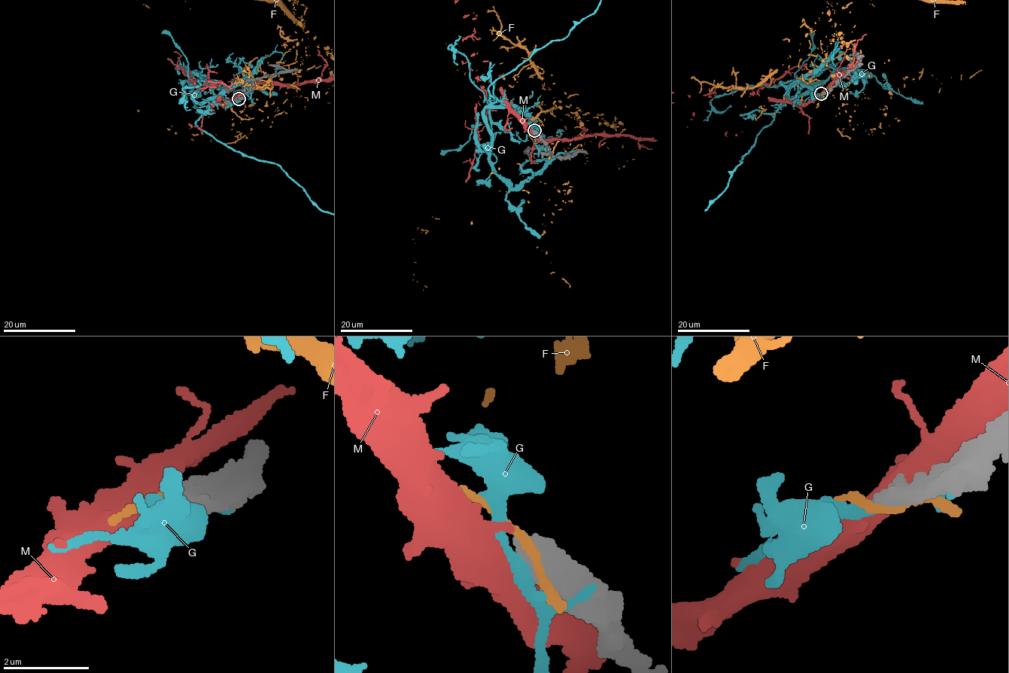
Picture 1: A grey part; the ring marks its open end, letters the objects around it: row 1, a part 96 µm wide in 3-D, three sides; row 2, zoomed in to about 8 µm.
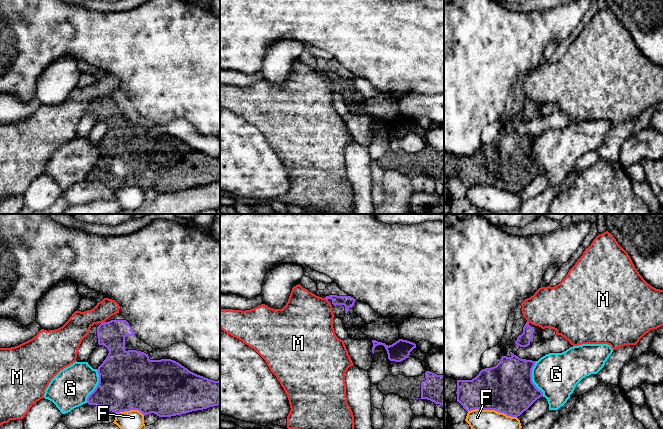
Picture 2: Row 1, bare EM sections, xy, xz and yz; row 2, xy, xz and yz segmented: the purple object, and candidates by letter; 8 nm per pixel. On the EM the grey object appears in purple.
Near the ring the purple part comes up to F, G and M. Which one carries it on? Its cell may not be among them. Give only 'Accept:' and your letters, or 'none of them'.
Accept: none of them

